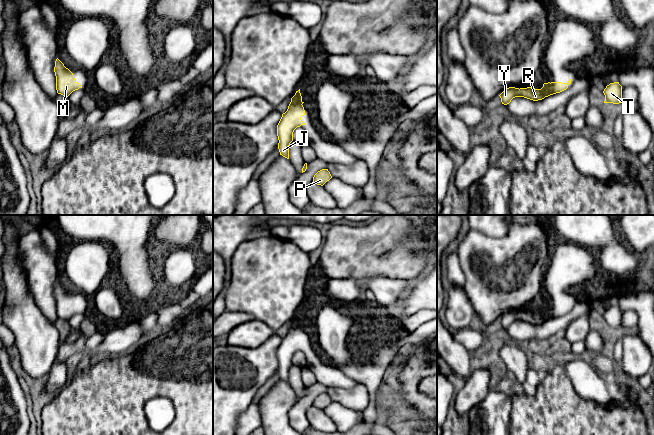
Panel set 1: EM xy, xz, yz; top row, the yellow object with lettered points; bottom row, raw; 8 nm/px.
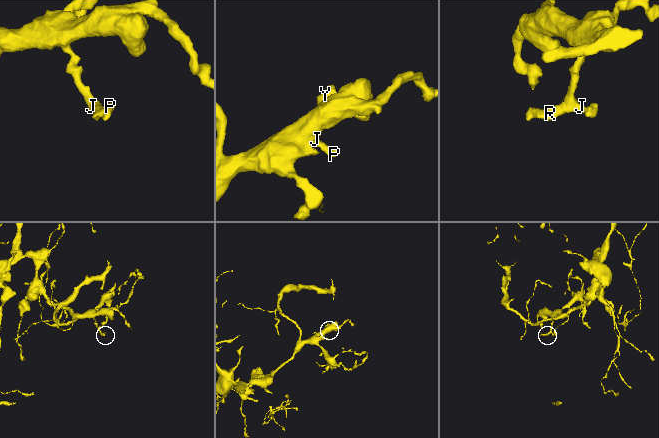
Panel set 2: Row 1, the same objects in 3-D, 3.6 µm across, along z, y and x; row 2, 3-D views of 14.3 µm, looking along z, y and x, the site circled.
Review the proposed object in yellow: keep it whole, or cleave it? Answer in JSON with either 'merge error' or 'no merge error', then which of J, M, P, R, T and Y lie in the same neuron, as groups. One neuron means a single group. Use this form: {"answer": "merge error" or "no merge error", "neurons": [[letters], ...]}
{"answer": "no merge error", "neurons": [["J", "M", "P", "R", "T", "Y"]]}

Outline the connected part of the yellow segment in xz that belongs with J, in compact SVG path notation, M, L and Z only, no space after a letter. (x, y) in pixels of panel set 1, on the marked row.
M300 89L291 98L291 102L277 125L278 149L280 155L289 159L289 145L293 141L293 132L297 127L305 125L301 117L305 115L304 102Z

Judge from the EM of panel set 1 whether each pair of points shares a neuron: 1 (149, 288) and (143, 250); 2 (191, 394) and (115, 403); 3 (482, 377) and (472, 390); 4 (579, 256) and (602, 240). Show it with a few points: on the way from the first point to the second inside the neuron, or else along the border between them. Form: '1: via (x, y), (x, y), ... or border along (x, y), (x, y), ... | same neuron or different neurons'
1: via (143, 279), (143, 259) | same neuron
2: via (172, 388), (134, 388) | same neuron
3: via (479, 380), (475, 387) | same neuron
4: border along (568, 241), (588, 249) | different neurons

